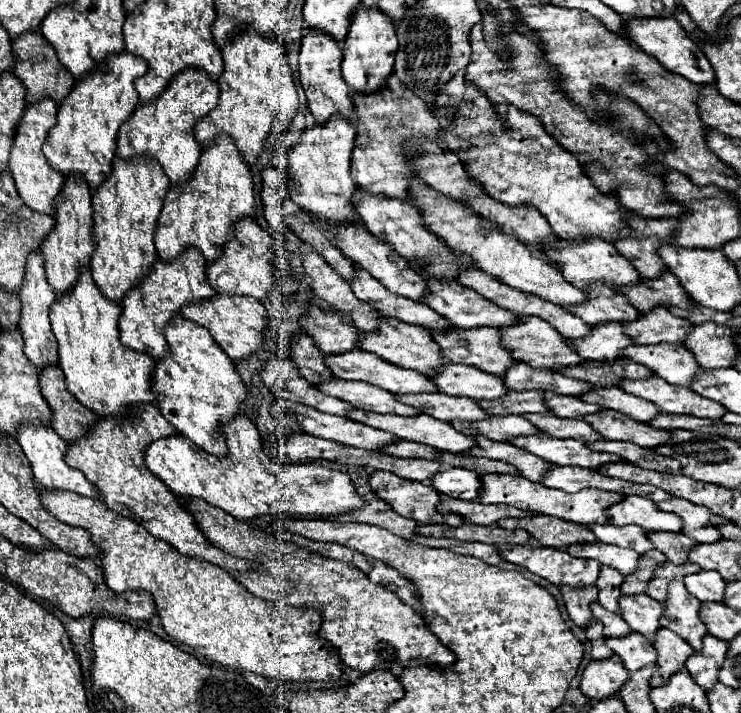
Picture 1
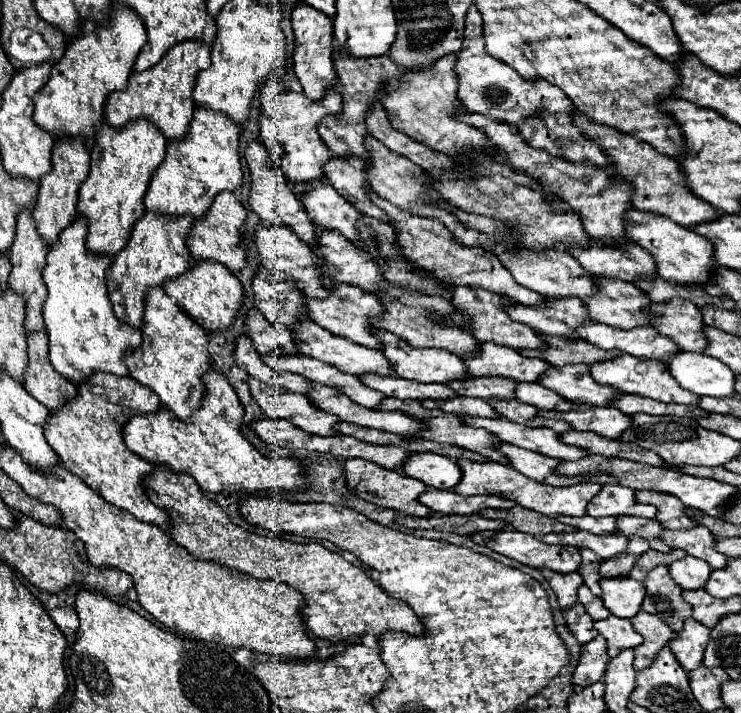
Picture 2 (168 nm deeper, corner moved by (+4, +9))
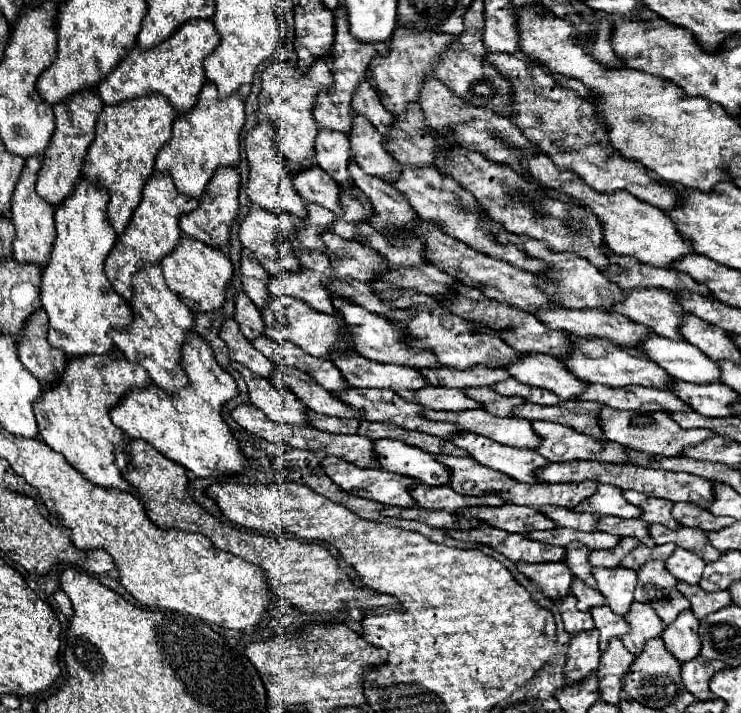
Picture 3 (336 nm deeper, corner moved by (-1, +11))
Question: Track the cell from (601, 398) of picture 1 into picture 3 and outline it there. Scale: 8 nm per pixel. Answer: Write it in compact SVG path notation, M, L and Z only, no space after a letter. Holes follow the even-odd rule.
M524 354L518 364L508 366L508 372L522 384L554 392L560 400L578 398L590 386L584 380L576 380L560 360L544 354Z

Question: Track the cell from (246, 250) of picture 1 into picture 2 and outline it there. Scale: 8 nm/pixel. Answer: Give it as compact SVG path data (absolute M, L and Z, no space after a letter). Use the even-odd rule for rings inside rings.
M221 192L219 196L215 196L211 210L207 210L207 214L203 214L201 218L193 220L191 234L187 236L187 248L193 260L217 260L229 270L239 272L245 266L245 256L247 256L245 244L241 240L243 222L245 222L245 208L237 200L235 192Z

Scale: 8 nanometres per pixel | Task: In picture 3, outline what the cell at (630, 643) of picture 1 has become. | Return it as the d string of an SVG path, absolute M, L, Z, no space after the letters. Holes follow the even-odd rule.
M608 606L592 608L590 614L596 622L596 628L600 630L600 650L602 652L606 652L612 638L620 638L630 632L630 624L624 620L624 616L614 614Z

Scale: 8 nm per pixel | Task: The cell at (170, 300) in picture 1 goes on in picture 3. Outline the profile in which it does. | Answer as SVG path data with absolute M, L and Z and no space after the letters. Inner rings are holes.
M152 174L144 186L142 192L142 202L136 208L126 232L122 236L118 236L116 246L112 248L112 252L106 258L106 276L110 280L110 284L114 286L114 290L124 298L124 300L132 300L134 292L132 292L132 278L136 276L136 272L140 272L144 266L152 266L152 264L160 264L160 260L164 256L168 256L168 252L172 252L182 238L178 220L180 216L192 212L198 208L198 202L176 192L172 178L166 174Z

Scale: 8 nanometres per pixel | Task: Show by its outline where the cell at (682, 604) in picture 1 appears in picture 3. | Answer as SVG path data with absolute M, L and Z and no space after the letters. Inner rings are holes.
M648 562L638 570L634 600L650 604L664 624L672 624L682 610L690 608L688 600L678 592L676 582L678 580L664 568L664 562Z

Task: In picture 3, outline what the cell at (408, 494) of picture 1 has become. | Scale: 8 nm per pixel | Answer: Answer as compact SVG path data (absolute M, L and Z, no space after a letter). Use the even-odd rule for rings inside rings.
M326 456L322 460L322 468L324 472L332 478L334 484L338 484L342 490L360 496L360 498L368 498L368 500L376 500L382 502L386 506L400 506L400 508L412 508L416 506L416 502L410 496L410 488L418 484L418 480L412 480L408 476L402 474L392 474L384 468L358 468L354 464L348 464L346 460L340 460L336 456Z

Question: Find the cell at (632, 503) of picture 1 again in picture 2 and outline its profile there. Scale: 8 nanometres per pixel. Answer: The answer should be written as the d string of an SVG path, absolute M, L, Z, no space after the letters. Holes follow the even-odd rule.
M605 484L601 492L589 502L587 506L589 516L641 516L641 518L655 518L655 506L637 504L635 490L619 486L619 484Z

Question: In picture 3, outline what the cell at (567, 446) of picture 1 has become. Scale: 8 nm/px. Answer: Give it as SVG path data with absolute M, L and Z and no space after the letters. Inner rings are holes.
M476 408L476 410L462 410L462 412L440 412L440 410L422 410L428 420L448 420L456 424L460 430L474 432L480 436L486 436L490 440L496 440L500 444L518 446L518 448L538 448L540 436L532 432L530 420L524 418L498 418L490 412Z

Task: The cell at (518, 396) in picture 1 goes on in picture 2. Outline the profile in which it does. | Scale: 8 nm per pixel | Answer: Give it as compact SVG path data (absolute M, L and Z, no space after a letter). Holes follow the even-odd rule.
M467 378L463 382L451 382L451 390L459 396L473 396L473 398L515 398L515 382L509 378Z

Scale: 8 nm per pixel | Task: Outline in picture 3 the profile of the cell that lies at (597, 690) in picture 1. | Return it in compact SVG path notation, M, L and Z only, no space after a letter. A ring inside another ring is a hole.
M596 628L592 632L572 636L568 648L568 662L564 666L564 674L570 682L580 682L588 674L596 674L602 654L598 648L598 636L600 632L596 632Z

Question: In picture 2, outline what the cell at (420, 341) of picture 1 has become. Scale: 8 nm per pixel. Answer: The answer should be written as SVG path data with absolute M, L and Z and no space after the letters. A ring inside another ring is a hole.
M327 280L327 288L329 288L327 298L323 298L323 300L315 298L315 300L305 302L307 316L311 320L315 320L321 328L325 328L325 330L329 330L337 336L343 336L343 338L347 338L351 342L357 342L361 346L367 346L367 348L381 348L379 340L375 338L373 328L369 324L371 316L381 314L381 310L383 310L381 302L373 294L367 294L365 290L359 290L357 286L347 286L347 284L341 284L341 282Z

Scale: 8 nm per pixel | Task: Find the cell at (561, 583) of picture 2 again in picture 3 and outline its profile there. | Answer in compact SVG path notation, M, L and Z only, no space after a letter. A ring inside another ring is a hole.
M516 562L518 570L532 578L548 598L562 600L570 594L570 584L574 580L572 572L568 572L568 566L564 562L548 562L548 564L528 564L528 562Z

